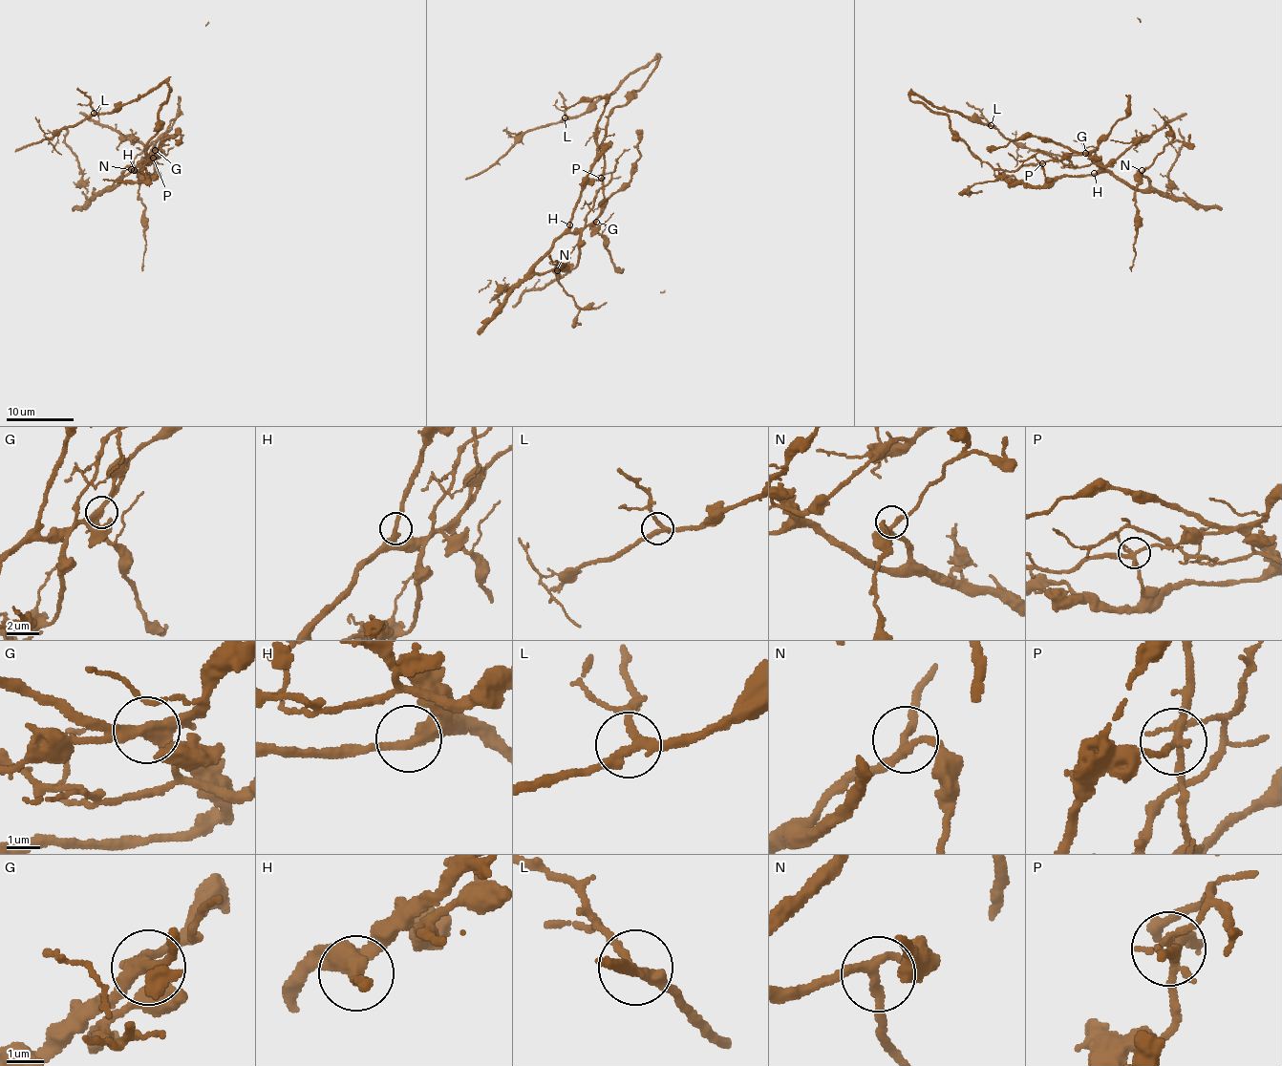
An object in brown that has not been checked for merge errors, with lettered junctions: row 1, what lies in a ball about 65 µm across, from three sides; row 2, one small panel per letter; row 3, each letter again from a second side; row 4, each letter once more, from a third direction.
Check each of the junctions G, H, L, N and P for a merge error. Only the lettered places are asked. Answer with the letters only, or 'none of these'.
G, P

